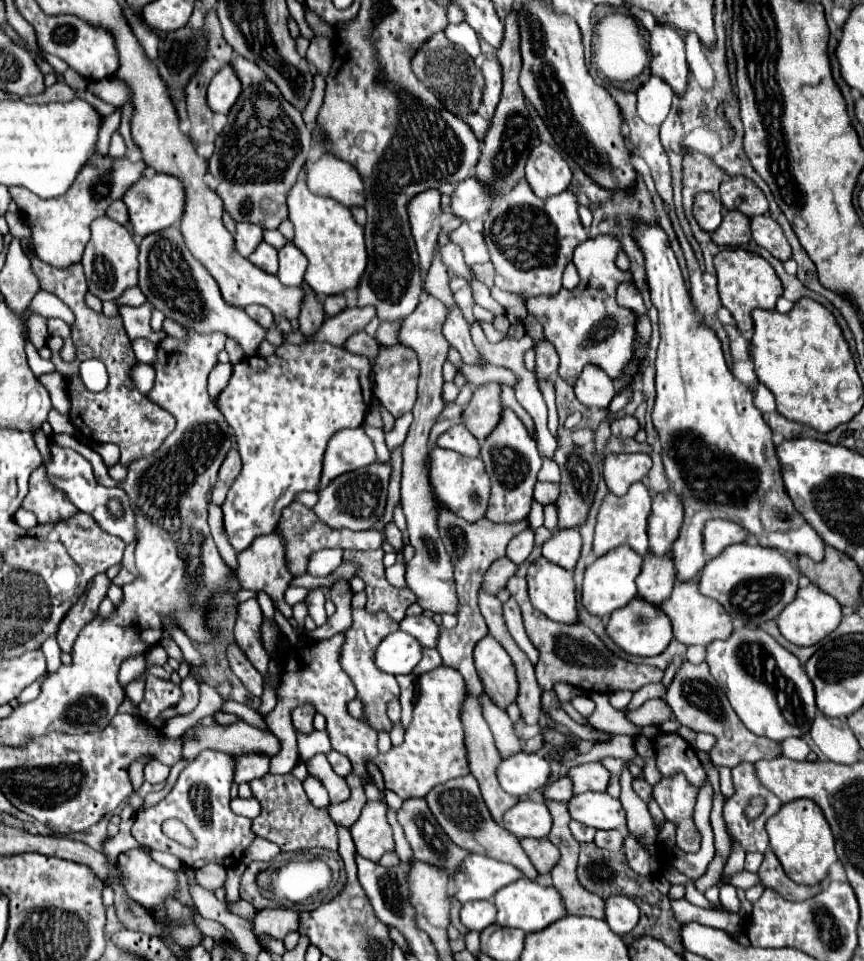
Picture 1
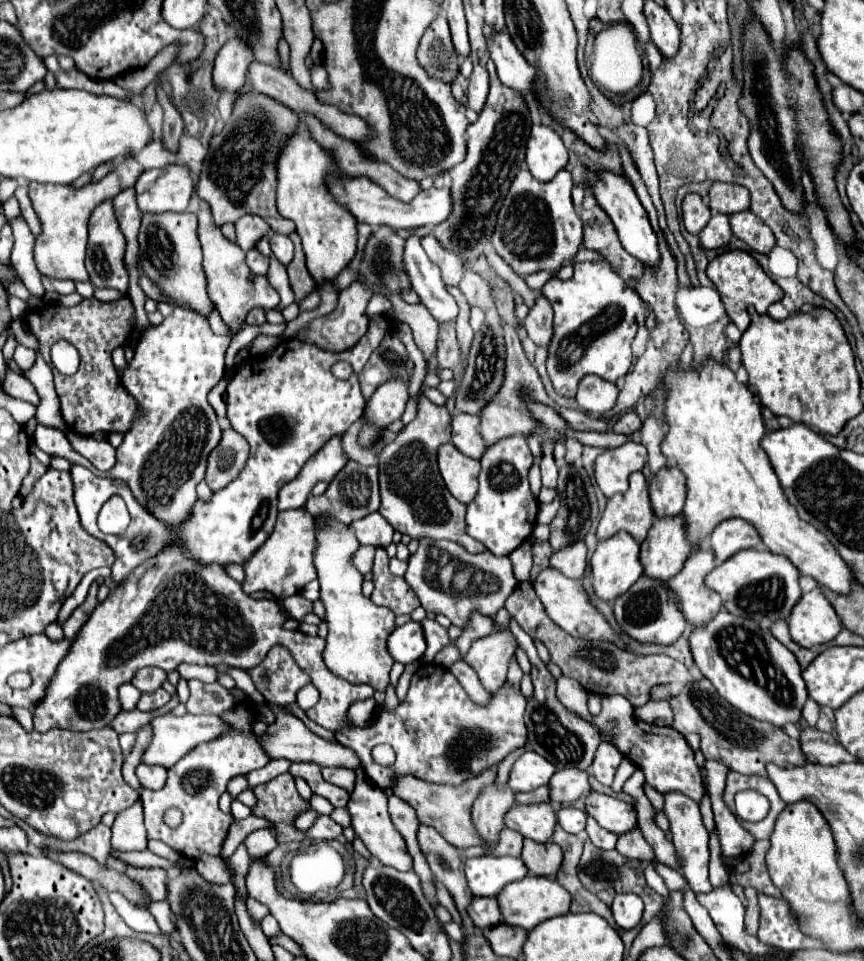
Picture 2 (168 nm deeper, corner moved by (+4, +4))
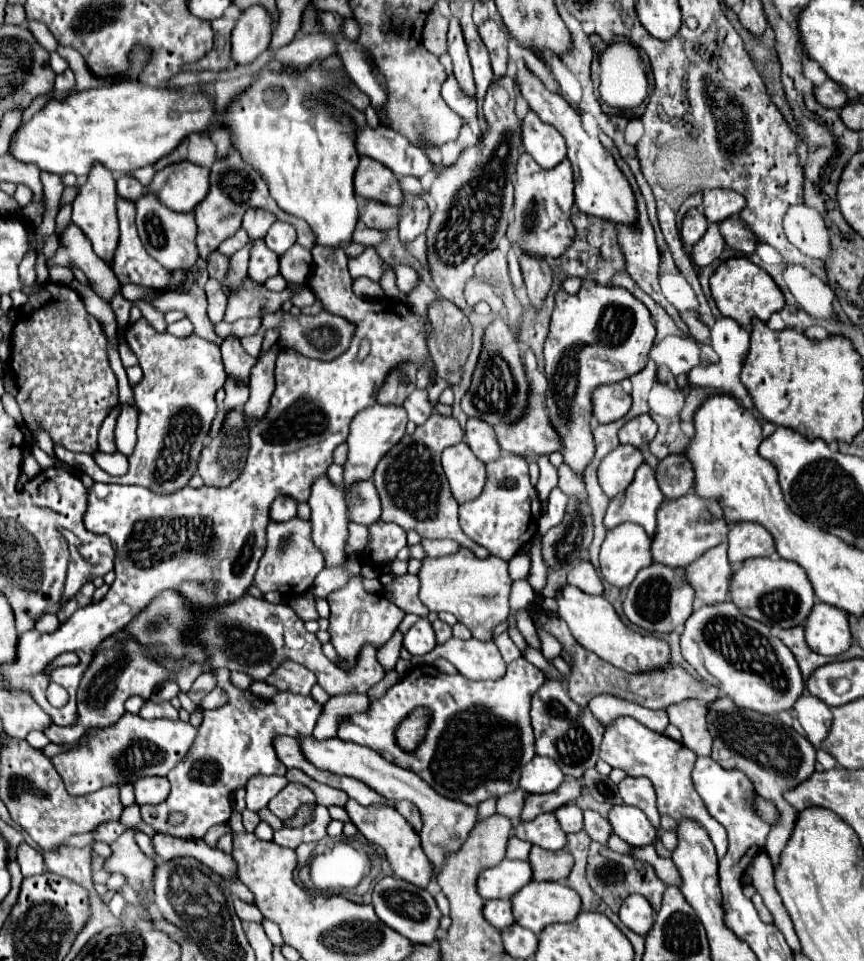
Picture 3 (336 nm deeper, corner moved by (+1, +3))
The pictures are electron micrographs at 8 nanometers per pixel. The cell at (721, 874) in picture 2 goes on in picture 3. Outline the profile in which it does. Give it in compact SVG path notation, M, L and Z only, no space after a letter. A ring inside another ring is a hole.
M619 717L613 725L607 727L607 731L603 735L599 757L603 761L607 761L611 767L623 769L627 775L647 777L653 783L655 793L657 793L659 815L669 815L675 821L681 821L681 819L697 821L709 833L709 839L715 845L717 857L721 859L727 853L725 829L721 829L721 825L717 825L717 821L713 821L713 817L709 817L709 813L705 813L705 805L697 797L697 791L693 789L691 771L693 771L697 755L691 749L687 749L685 745L681 745L661 733L647 729L645 725L641 725L639 721L635 721L631 717Z

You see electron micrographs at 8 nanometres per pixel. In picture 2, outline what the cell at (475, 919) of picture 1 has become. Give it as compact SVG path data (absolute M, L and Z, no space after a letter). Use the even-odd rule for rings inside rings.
M474 898L470 902L470 906L466 908L468 916L472 918L474 926L484 930L484 928L490 928L498 922L502 922L502 916L500 916L500 910L498 910L498 902L496 898L490 898L490 900L482 900L482 898Z

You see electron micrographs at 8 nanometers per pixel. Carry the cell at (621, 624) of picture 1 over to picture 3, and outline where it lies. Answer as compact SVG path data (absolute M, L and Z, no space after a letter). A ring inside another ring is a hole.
M651 563L649 567L641 569L635 581L627 587L623 609L633 625L649 633L669 633L685 625L689 613L693 611L693 599L695 591L685 577L685 569L673 569L663 563Z

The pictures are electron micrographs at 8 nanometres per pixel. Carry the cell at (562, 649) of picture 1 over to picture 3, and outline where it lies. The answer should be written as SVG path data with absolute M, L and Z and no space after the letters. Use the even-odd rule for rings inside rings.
M543 615L543 625L545 629L549 629L551 633L555 633L555 637L561 641L563 649L569 649L569 653L573 653L573 673L569 675L569 683L567 683L567 693L569 697L581 705L581 707L587 707L587 703L597 697L597 695L615 695L615 697L621 697L625 701L633 701L633 703L639 703L643 707L649 707L649 709L665 709L669 705L675 705L675 703L681 703L685 699L703 699L703 701L709 701L707 697L711 695L709 693L709 687L703 687L699 685L689 673L685 673L681 667L677 665L671 665L671 669L663 669L663 671L653 671L653 673L641 673L641 675L629 675L609 663L605 663L603 659L599 659L593 651L587 651L583 645L579 645L575 641L575 637L571 635L567 623L559 617L549 617L549 615Z

